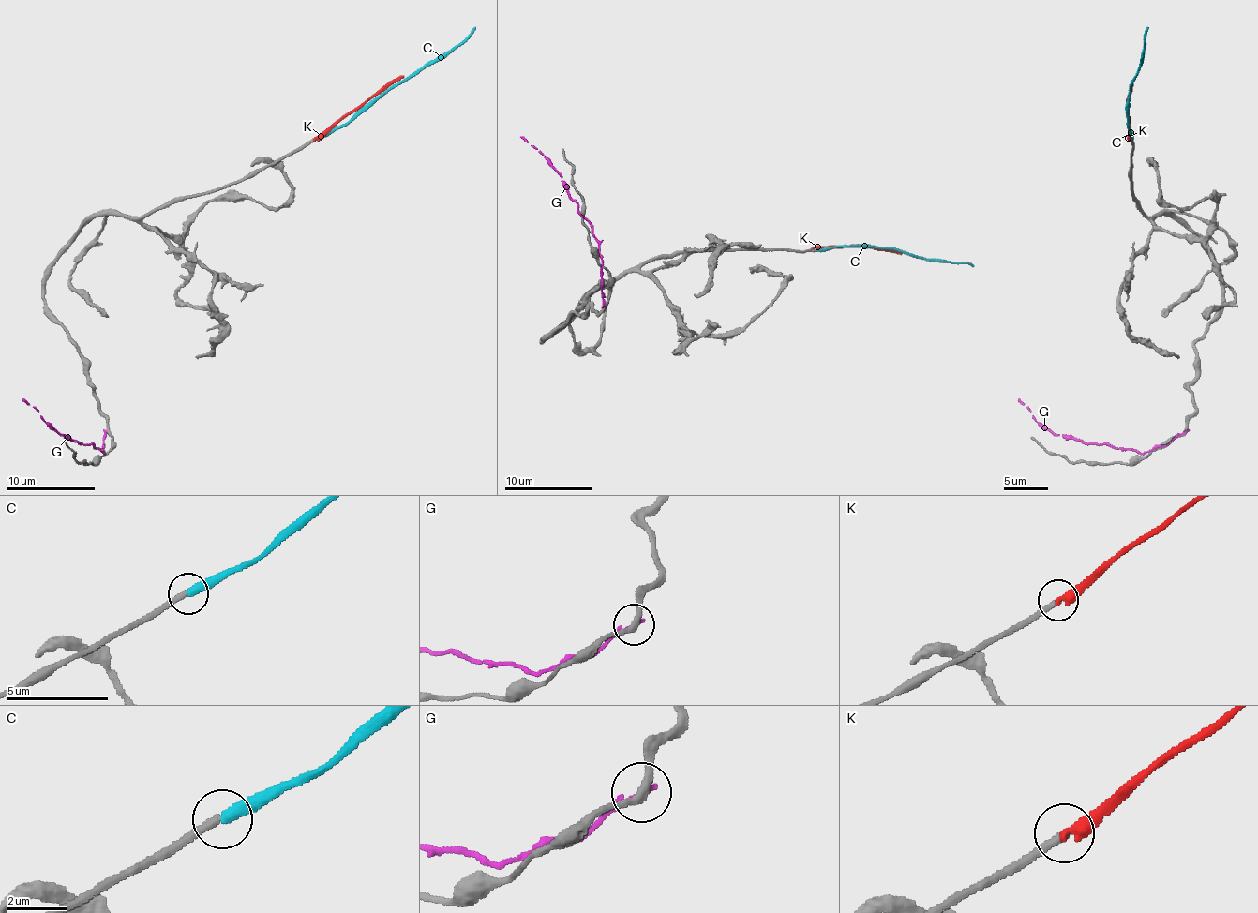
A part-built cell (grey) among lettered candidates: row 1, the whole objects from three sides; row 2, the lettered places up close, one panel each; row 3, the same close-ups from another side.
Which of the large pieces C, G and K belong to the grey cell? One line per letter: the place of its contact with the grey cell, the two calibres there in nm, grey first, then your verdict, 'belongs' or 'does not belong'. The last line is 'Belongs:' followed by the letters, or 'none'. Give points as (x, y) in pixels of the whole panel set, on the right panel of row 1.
C: contact (1131, 139); calibres 260 and 360 nm; belongs
G: contact (1184, 432); calibres 260 and 240 nm; does not belong
K: contact (1130, 139); calibres 280 and 360 nm; does not belong
Belongs: C

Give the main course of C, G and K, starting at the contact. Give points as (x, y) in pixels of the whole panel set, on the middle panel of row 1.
C: (816, 250), (837, 246), (894, 248), (930, 260), (974, 266)
G: (605, 303), (600, 242), (558, 172), (520, 136)
K: (813, 248), (877, 246), (901, 255)

